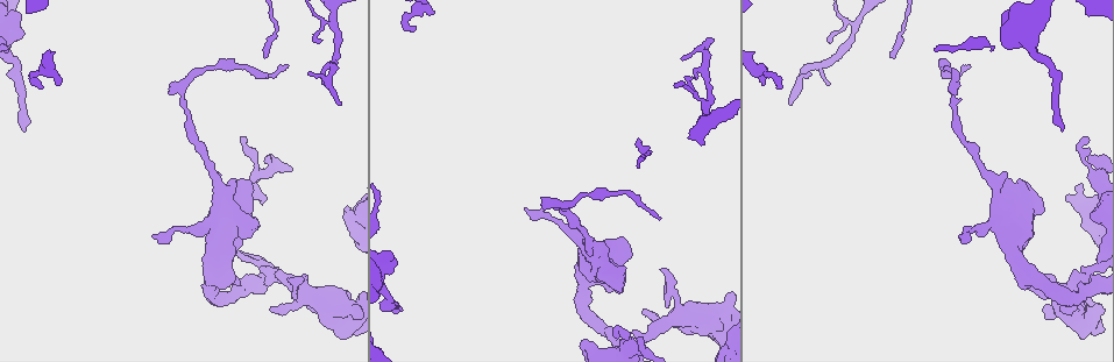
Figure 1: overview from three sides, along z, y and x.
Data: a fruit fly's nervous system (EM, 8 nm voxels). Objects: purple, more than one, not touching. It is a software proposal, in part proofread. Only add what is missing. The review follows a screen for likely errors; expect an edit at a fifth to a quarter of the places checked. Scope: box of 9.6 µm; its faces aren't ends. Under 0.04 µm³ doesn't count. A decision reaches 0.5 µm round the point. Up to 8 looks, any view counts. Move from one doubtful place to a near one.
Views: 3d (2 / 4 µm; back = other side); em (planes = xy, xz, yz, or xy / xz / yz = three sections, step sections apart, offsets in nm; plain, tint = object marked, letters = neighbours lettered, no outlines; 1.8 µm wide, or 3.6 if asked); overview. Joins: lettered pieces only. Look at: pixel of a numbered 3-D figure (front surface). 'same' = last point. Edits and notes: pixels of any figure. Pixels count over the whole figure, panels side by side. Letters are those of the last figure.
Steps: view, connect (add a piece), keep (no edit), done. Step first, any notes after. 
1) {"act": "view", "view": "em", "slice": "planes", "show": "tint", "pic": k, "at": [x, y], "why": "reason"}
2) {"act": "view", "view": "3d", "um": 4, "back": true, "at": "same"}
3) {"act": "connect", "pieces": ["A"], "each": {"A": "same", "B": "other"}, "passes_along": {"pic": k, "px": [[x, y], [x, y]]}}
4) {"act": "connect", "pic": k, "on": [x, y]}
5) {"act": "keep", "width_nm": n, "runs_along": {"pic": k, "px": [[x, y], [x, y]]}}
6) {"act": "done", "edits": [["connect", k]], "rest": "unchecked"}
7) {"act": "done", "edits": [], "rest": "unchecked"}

{"act": "view", "view": "3d", "um": 2, "pic": 1, "at": [709, 38], "why": "thin end"}

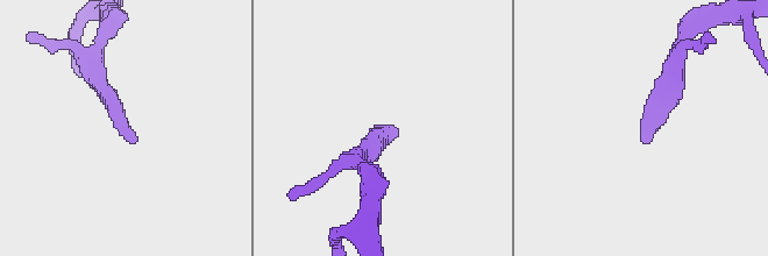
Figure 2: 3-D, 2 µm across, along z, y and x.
{"act": "view", "view": "em", "slice": "planes", "show": "plain", "pic": 2, "at": [642, 143]}

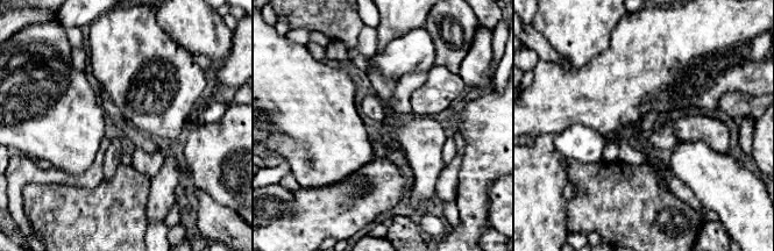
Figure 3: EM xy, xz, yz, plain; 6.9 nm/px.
{"act": "view", "view": "em", "slice": "planes", "show": "letters", "at": "same"}

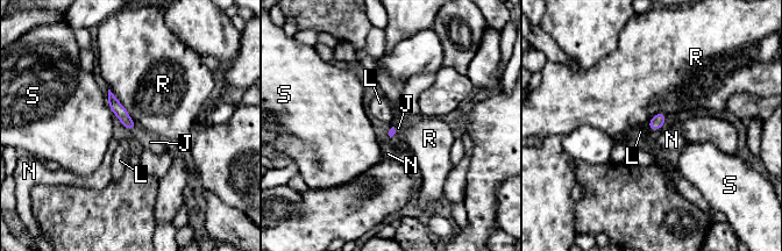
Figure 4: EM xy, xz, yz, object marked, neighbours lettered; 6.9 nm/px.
{"act": "connect", "pieces": ["J"], "each": {"J": "same", "L": "other", "N": "other", "R": "other", "S": "other"}, "found": "it goes on there"}

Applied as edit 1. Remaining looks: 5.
{"act": "view", "view": "overview"}

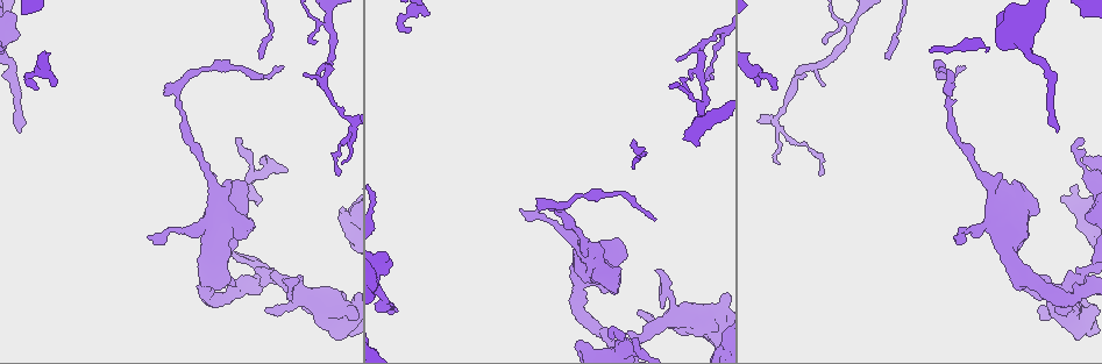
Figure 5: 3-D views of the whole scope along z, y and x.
{"act": "view", "view": "em", "slice": "planes", "show": "letters", "pic": 5, "at": [964, 68], "why": "free end"}

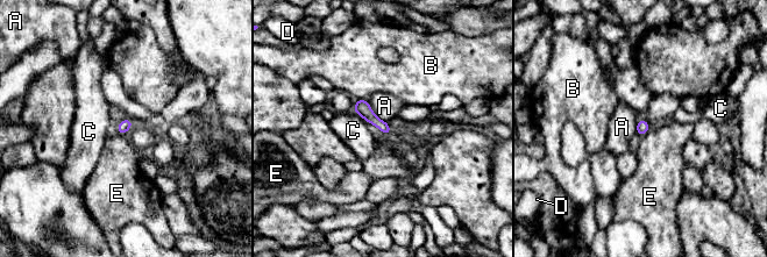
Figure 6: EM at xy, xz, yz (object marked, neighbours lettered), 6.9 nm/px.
{"act": "keep", "width_nm": 80, "each": {"A": "other", "B": "other", "C": "other", "D": "other", "E": "other"}, "runs_along": {"pic": 6, "px": [[356, 107], [361, 107], [388, 130]]}, "found": "none of them fits"}

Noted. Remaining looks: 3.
{"act": "view", "view": "3d", "um": 2, "pic": 5, "at": [656, 270], "why": "tapers out"}

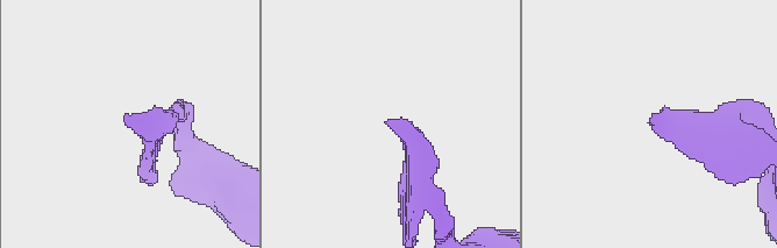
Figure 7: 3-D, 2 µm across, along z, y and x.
{"act": "view", "view": "em", "slice": "xz", "step": 16, "show": "letters", "pic": 7, "at": [124, 118], "why": "shape alone is not enough"}

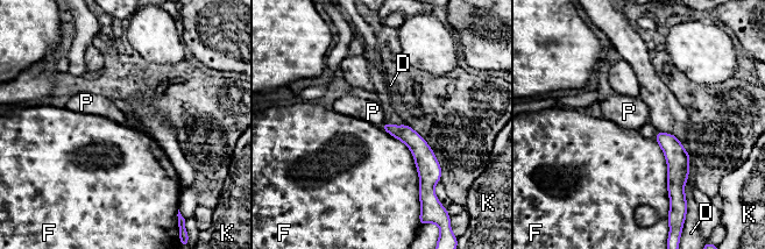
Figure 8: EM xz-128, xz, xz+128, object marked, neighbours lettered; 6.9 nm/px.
{"act": "view", "view": "em", "slice": "planes", "show": "letters", "at": "same"}

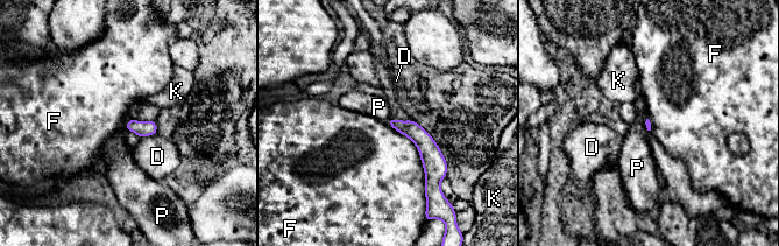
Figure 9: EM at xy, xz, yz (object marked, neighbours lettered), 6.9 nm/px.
{"act": "keep", "each": {"D": "other", "F": "other", "K": "other", "P": "other"}, "runs_along": {"pic": 9, "px": [[390, 121], [409, 128], [441, 167]]}, "found": "none of them fits"}

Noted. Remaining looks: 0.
{"act": "done", "edits": [["connect", 4]], "rest": "unchecked"}

